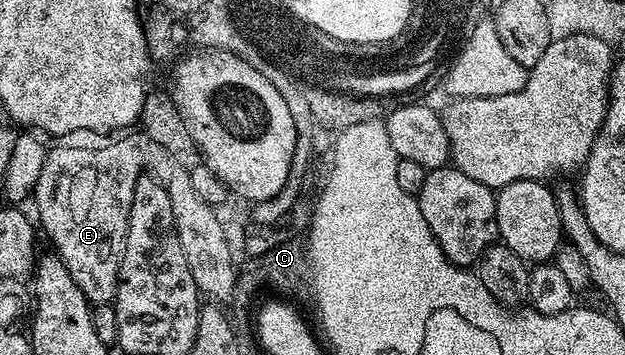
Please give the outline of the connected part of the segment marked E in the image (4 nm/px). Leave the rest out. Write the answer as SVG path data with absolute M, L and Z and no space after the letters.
M79 129L60 136L54 142L57 144L48 148L42 173L31 196L31 203L37 206L35 219L40 230L45 230L46 237L53 242L52 250L57 258L67 265L71 279L93 305L109 305L114 302L136 181L157 159L158 152L148 136L145 133L139 135L138 139L132 139L129 133Z

